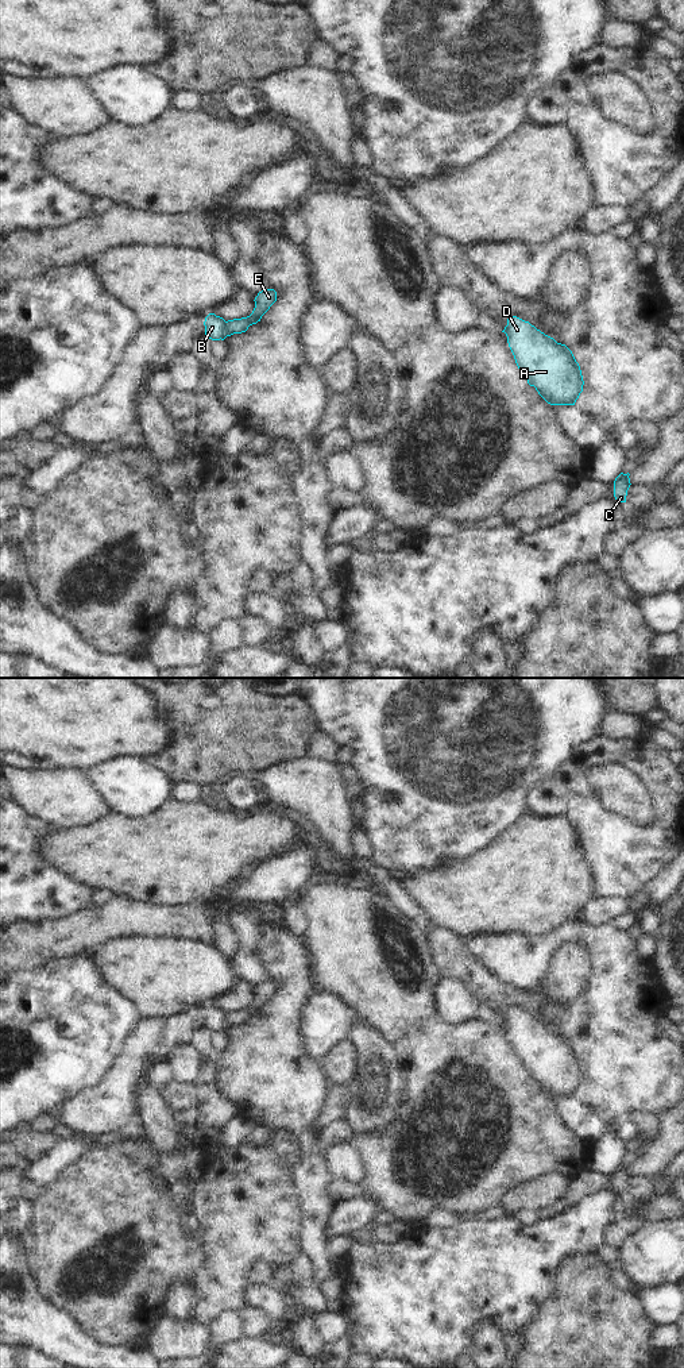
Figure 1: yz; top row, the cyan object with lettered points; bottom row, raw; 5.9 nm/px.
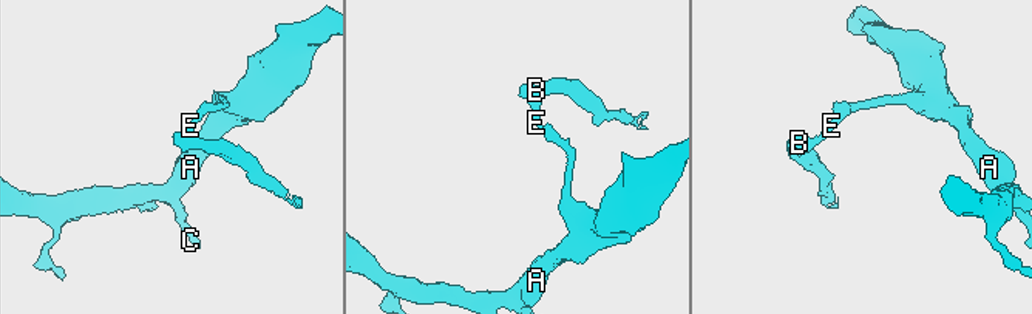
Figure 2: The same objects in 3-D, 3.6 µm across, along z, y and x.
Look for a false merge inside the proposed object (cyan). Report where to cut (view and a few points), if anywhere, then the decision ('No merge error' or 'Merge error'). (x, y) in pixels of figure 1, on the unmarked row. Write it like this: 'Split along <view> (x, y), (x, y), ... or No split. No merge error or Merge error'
Split along yz (225, 1013), (225, 1024), (228, 1027). Merge error.

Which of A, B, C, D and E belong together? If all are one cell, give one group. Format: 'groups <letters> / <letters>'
groups A C D E / B

